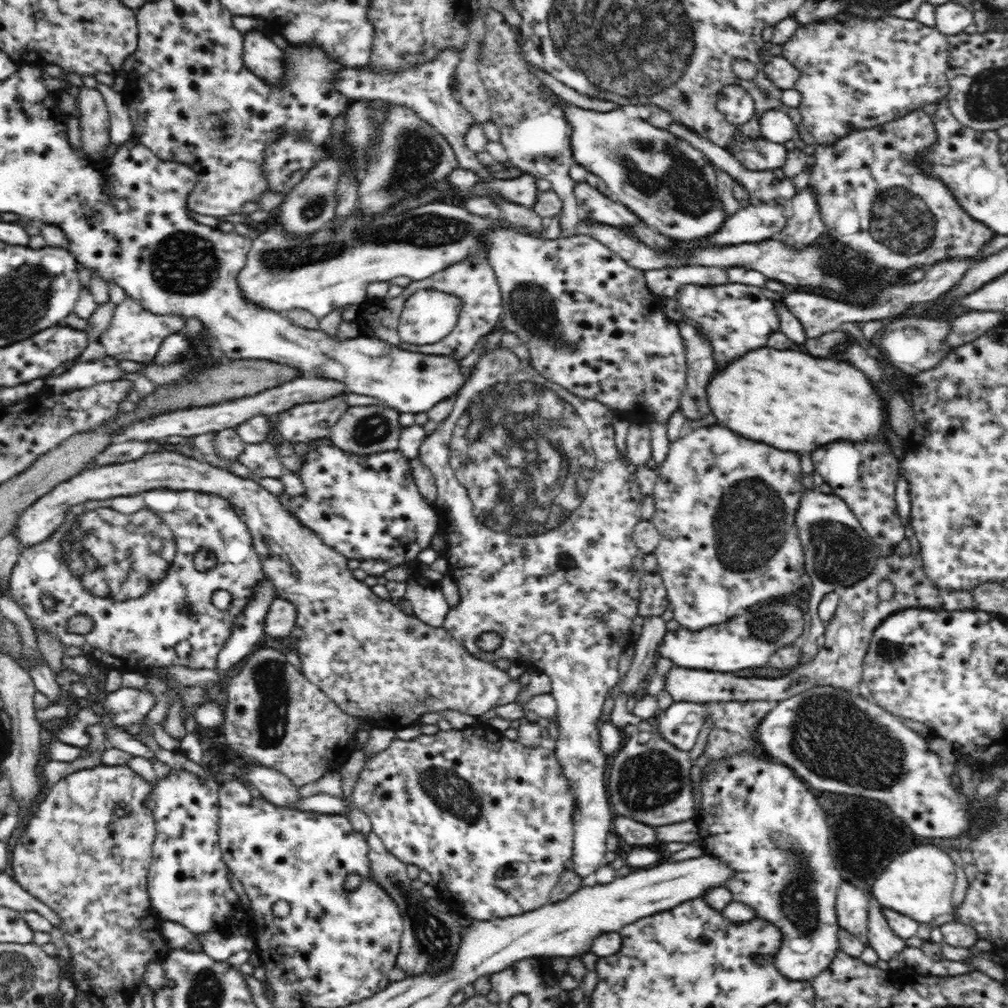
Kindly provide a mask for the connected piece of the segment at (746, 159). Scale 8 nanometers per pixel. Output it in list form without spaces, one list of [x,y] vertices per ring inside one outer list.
[[[738,133],[732,137],[729,152],[748,170],[758,172],[783,167],[788,150],[784,144],[770,142],[762,136],[752,139]]]

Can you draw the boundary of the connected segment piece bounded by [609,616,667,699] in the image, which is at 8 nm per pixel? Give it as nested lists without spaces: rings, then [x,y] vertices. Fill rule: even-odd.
[[[661,616],[644,618],[641,634],[638,639],[633,640],[635,652],[629,671],[620,678],[619,684],[610,692],[609,696],[615,699],[619,695],[632,696],[636,693],[639,684],[650,672],[650,668],[656,664],[658,646],[666,632],[666,621]]]

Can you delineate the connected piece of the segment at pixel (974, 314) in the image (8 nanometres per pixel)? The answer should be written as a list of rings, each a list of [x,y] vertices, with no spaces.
[[[991,310],[965,312],[951,322],[946,343],[954,349],[969,344],[1004,322],[1006,322],[1006,314],[1003,312],[992,312]]]

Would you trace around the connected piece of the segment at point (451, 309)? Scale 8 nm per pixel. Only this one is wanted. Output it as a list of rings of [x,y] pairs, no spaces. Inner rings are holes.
[[[416,290],[404,304],[398,318],[398,333],[400,339],[407,344],[425,346],[443,340],[455,328],[460,310],[464,308],[462,299],[438,290]]]

